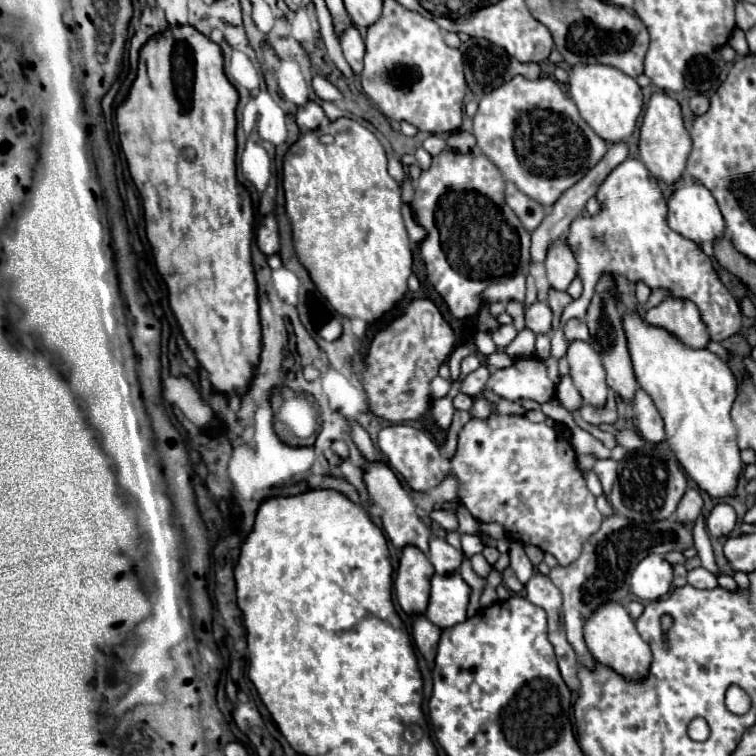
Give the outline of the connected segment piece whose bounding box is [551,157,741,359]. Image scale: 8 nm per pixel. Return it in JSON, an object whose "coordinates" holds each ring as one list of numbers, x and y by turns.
{"coordinates":[[629,157,617,165,601,183,595,197,601,211,597,215,579,215,567,233,567,241,579,263,583,295,563,309,559,329,551,331,551,355,555,359,563,357,567,347,563,325,571,317,585,317,595,285,603,273,623,275,629,281,643,281,651,289,665,287,673,297,693,301,699,307,713,341,723,341,741,329,741,309,721,283,711,257,705,255,695,241,689,241,669,229,663,189,639,159]]}

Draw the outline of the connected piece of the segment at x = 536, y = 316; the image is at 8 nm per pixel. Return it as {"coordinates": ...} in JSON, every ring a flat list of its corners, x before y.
{"coordinates":[[535,301,531,305,523,305,525,309,525,325,535,333,547,333,551,329,551,309,543,301]]}

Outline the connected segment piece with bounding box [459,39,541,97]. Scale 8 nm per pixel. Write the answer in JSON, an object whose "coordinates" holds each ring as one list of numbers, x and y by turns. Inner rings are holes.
{"coordinates":[[469,39,461,43,459,49,463,53,465,79,475,97,485,89,503,85,503,81,515,75,523,75,527,79,537,79,541,75,537,63,519,63,487,39]]}

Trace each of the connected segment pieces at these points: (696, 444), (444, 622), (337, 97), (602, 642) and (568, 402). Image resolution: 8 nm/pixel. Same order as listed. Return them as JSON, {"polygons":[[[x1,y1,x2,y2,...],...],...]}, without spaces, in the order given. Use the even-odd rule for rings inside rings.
{"polygons":[[[623,311,623,329,639,387,653,399,665,421,667,443,691,479,711,497,733,495,743,461,729,417,737,379,709,349,691,349,667,329,649,325,637,311]],[[457,571,447,575,435,573,431,577,431,601,425,617,439,629,463,623,467,619,469,597,471,587]],[[315,75,313,77,313,89,315,89,315,93,321,97,321,99,325,99,325,101,343,101,343,93,333,85,333,83,329,83,325,77,319,77,319,75]],[[607,601,607,603,599,605,585,621,583,635,585,635,585,643,587,643,593,659,597,659,599,663,609,665,611,669,615,669,617,673,621,673,627,679,639,679,639,677,647,675,647,669,651,663,651,649,637,633,637,627,635,627,631,615,627,613,627,609,621,603]],[[565,375,561,377,559,385,557,385,557,401,567,409,567,411,577,411,583,405,583,397,577,391,577,387,573,385,571,377]]]}

